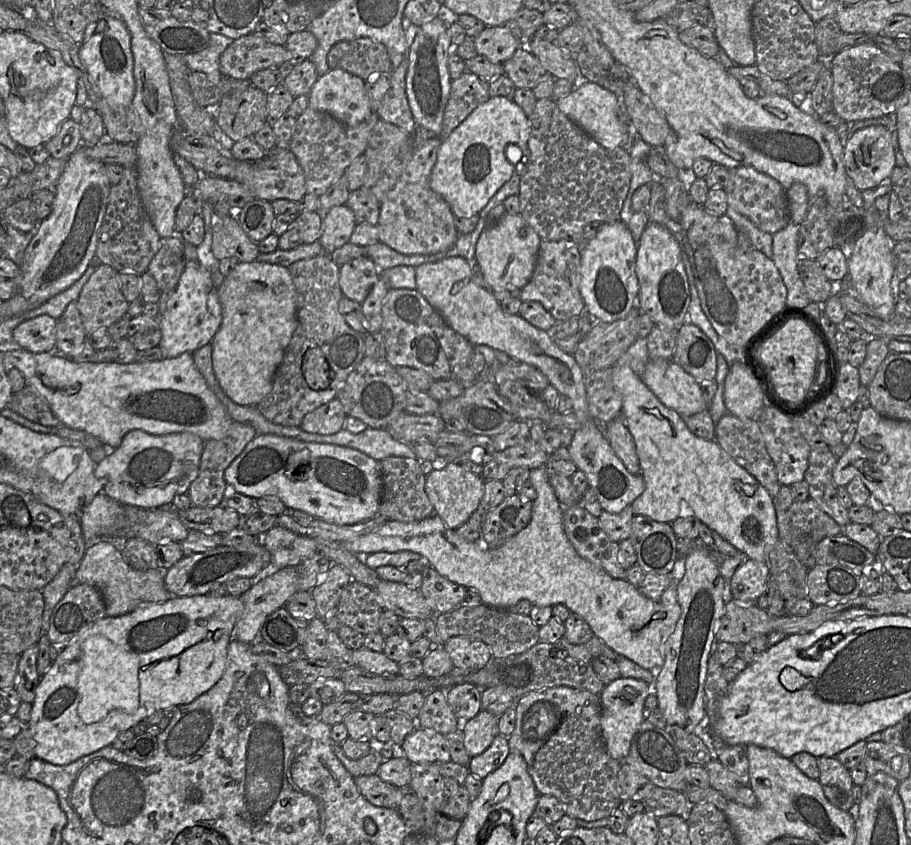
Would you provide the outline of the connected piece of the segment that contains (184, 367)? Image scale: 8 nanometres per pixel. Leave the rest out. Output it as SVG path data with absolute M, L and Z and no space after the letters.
M20 349L7 353L3 357L5 370L8 372L15 365L26 379L26 385L33 388L48 404L55 416L72 429L85 431L98 438L108 453L113 452L122 442L123 437L131 430L142 430L152 435L166 435L178 432L189 432L204 441L221 439L233 420L224 405L206 383L197 369L193 353L184 352L173 358L156 361L121 364L78 363L69 357L61 357L49 352L33 353Z

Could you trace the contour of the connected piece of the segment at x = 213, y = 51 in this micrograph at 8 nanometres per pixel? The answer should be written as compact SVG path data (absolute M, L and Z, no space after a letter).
M210 33L209 37L209 45L206 49L183 55L182 59L191 71L206 74L209 81L217 85L223 77L220 71L221 54L234 40L218 33Z

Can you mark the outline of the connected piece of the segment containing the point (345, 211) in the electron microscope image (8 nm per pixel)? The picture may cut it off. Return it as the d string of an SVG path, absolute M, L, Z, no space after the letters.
M346 204L332 207L323 216L323 233L319 241L325 253L330 254L349 242L357 223Z

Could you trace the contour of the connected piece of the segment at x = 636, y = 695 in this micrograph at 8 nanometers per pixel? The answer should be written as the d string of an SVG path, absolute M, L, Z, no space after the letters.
M634 678L614 680L599 694L601 702L601 731L608 754L616 760L623 761L627 756L632 739L644 721L644 702L649 694L649 684Z

